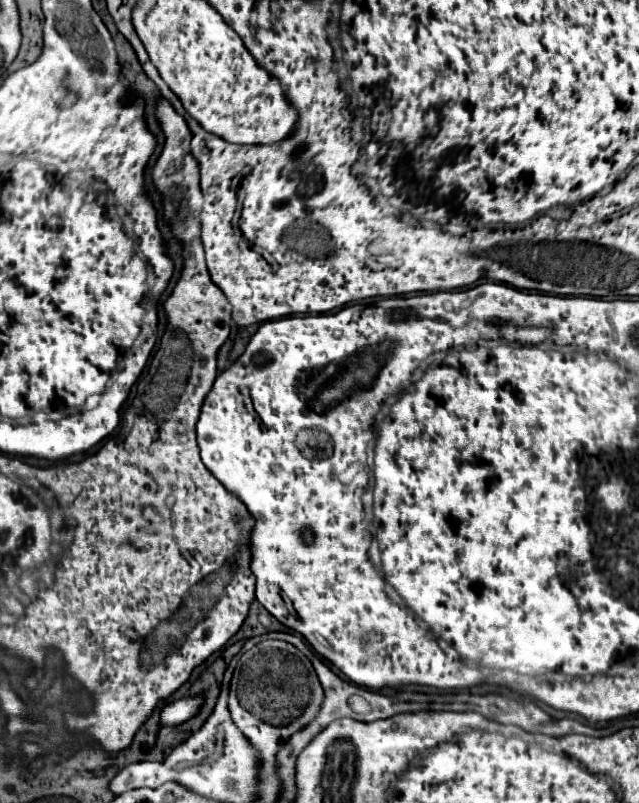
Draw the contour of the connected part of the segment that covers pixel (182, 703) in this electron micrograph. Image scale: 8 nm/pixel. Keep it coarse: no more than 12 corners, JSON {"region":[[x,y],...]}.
{"region":[[201,697],[167,703],[161,725],[179,725],[199,711]]}

